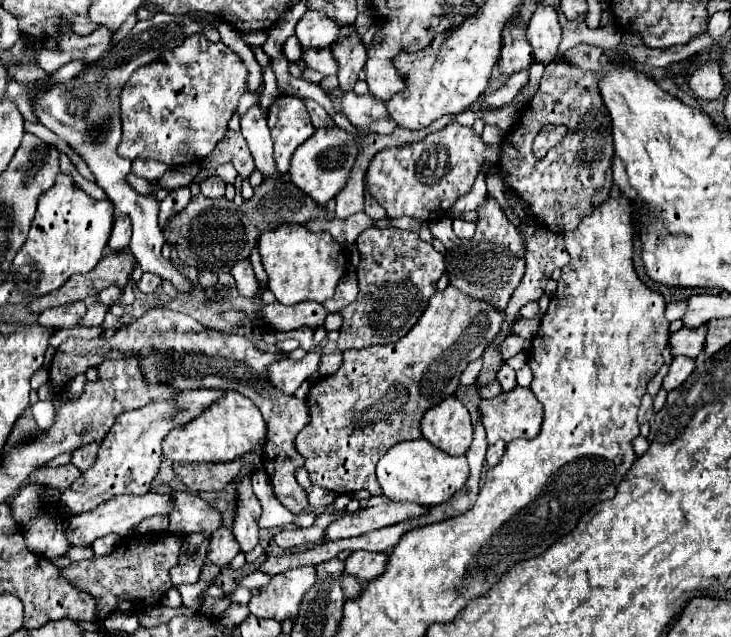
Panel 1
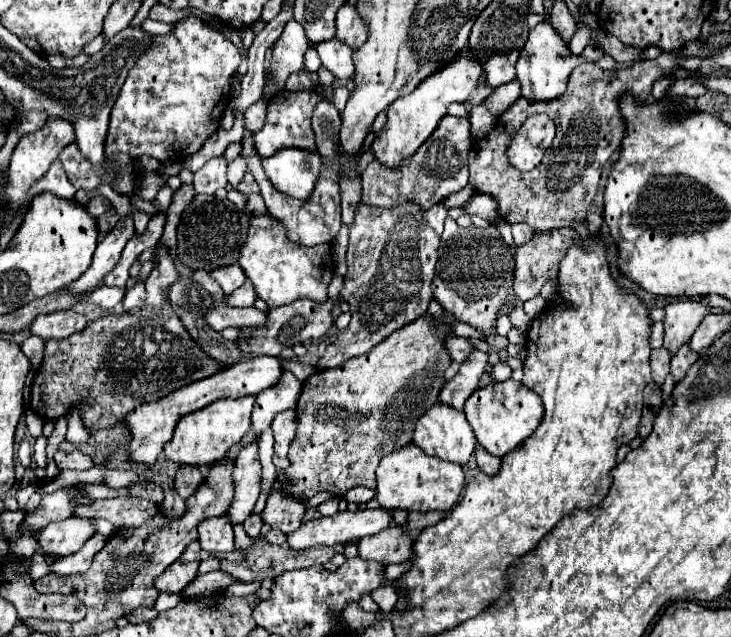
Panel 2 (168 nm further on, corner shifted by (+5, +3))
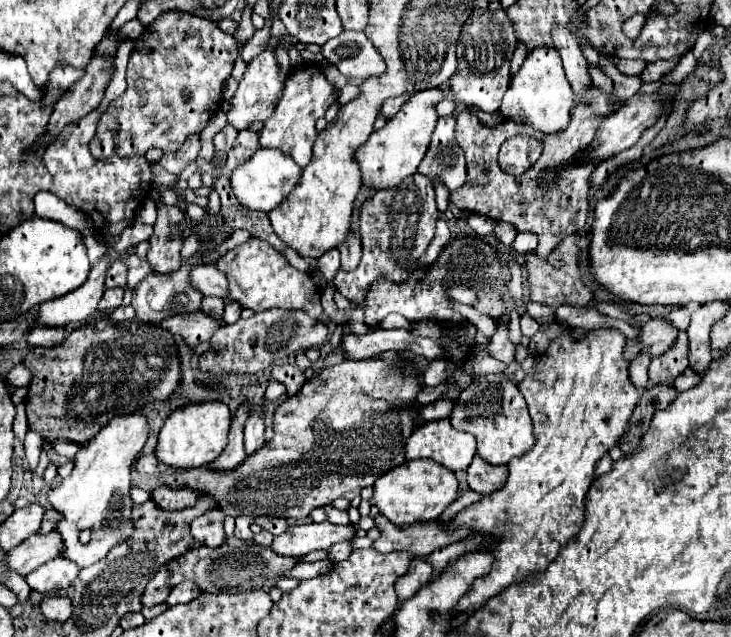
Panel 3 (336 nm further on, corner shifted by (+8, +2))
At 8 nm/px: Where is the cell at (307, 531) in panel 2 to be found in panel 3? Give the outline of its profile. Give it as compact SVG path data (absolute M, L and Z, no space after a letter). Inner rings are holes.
M307 522L287 528L271 544L271 550L281 556L305 556L311 550L327 550L339 540L351 540L355 536L355 526L339 526L331 522Z

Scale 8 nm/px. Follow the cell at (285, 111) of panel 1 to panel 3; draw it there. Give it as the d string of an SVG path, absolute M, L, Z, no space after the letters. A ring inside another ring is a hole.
M301 64L299 70L289 72L285 80L285 94L281 94L281 102L277 102L275 112L265 120L265 128L259 132L259 140L263 148L277 148L289 154L297 166L307 166L311 160L311 148L317 138L315 122L325 116L327 108L333 106L339 98L339 90L327 82L323 70L315 64Z

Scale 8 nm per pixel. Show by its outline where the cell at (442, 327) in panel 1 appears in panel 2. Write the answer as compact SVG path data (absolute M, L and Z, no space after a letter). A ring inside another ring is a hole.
M426 313L424 317L412 321L412 325L404 325L404 329L398 329L396 333L392 333L390 337L386 337L380 345L374 345L368 353L364 355L358 355L358 357L352 357L348 361L344 361L344 365L338 365L336 369L318 369L310 379L304 381L304 387L302 387L302 395L300 395L300 401L296 405L296 417L298 417L298 427L296 427L296 437L294 441L290 443L290 451L288 451L288 459L290 459L290 467L284 471L284 475L288 479L294 481L294 485L288 485L284 481L280 481L280 487L284 491L288 491L290 495L294 497L312 497L320 491L330 491L332 495L338 495L342 497L348 489L352 487L368 487L368 489L374 489L376 487L376 467L380 463L380 459L388 453L392 453L394 449L402 447L402 445L408 445L412 443L412 433L414 433L414 423L418 417L422 417L434 403L438 403L438 397L440 397L440 389L444 387L446 379L444 379L444 371L450 367L452 359L450 359L450 353L446 351L446 339L452 335L452 325L450 323L444 323L444 321L436 321L430 313Z

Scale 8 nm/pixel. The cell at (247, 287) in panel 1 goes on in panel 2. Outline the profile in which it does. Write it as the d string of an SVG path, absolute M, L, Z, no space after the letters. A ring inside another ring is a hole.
M238 263L228 265L228 267L214 269L210 275L220 283L222 291L224 291L226 295L230 295L230 293L236 291L238 287L242 287L242 283L244 283L244 279L246 279L246 277L244 277L244 271L238 267Z

